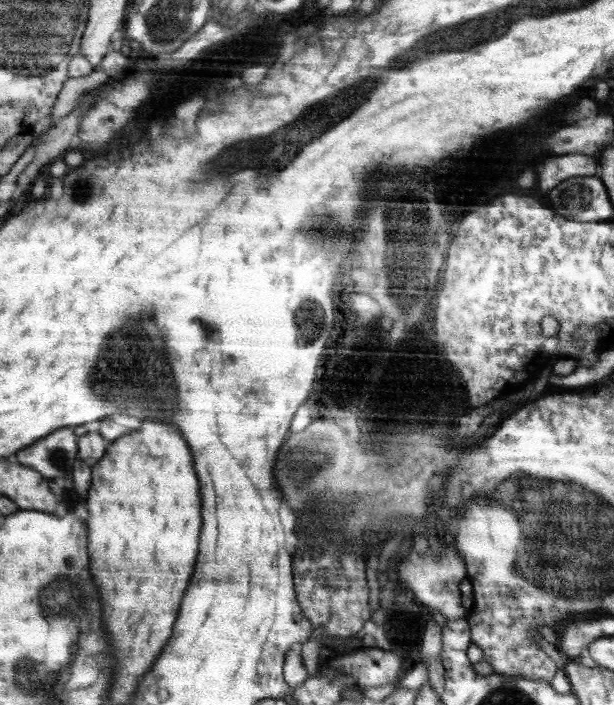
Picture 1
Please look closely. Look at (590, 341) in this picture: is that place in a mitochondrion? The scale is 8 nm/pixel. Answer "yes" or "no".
yes

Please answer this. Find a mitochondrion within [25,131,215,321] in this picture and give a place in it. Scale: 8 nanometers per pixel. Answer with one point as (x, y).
(84, 187)

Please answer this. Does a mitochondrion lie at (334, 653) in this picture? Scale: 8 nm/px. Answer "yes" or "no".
no

